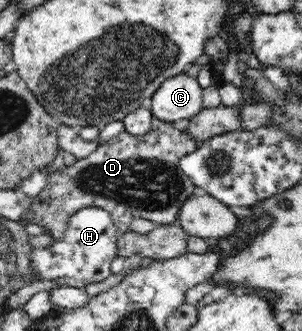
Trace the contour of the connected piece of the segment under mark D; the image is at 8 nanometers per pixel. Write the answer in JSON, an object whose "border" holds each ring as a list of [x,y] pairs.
{"border":[[[153,118],[151,130],[143,136],[131,136],[125,131],[99,145],[87,158],[77,160],[69,168],[63,166],[54,175],[47,178],[47,186],[41,194],[31,197],[31,208],[23,217],[33,217],[33,224],[45,227],[45,233],[57,241],[65,236],[65,225],[75,211],[81,208],[95,207],[106,210],[111,215],[119,233],[131,231],[131,224],[135,218],[144,218],[155,222],[158,226],[171,225],[177,218],[177,213],[185,199],[195,194],[193,181],[180,169],[179,159],[193,152],[201,142],[189,131],[181,131],[169,122],[161,122]]]}

